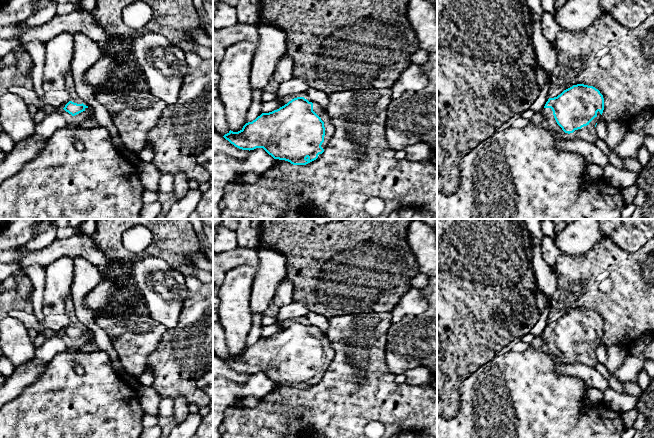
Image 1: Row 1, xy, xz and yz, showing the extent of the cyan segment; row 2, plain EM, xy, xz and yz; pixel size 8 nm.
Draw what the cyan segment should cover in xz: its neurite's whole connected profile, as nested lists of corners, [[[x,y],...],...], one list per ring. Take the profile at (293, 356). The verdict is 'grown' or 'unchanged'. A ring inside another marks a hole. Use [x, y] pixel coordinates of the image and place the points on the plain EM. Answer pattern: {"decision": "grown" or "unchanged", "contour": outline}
{"decision": "grown", "contour": [[[297,321],[277,334],[262,337],[238,356],[230,354],[223,361],[239,373],[250,375],[263,372],[274,383],[285,384],[293,389],[306,389],[324,376],[322,371],[329,367],[333,357],[334,349],[325,332],[304,321]]]}

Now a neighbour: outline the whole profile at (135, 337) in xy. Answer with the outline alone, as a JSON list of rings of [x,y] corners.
[[[93,314],[96,324],[109,336],[123,370],[132,377],[147,369],[148,357],[156,350],[167,328],[151,316],[107,318]]]

